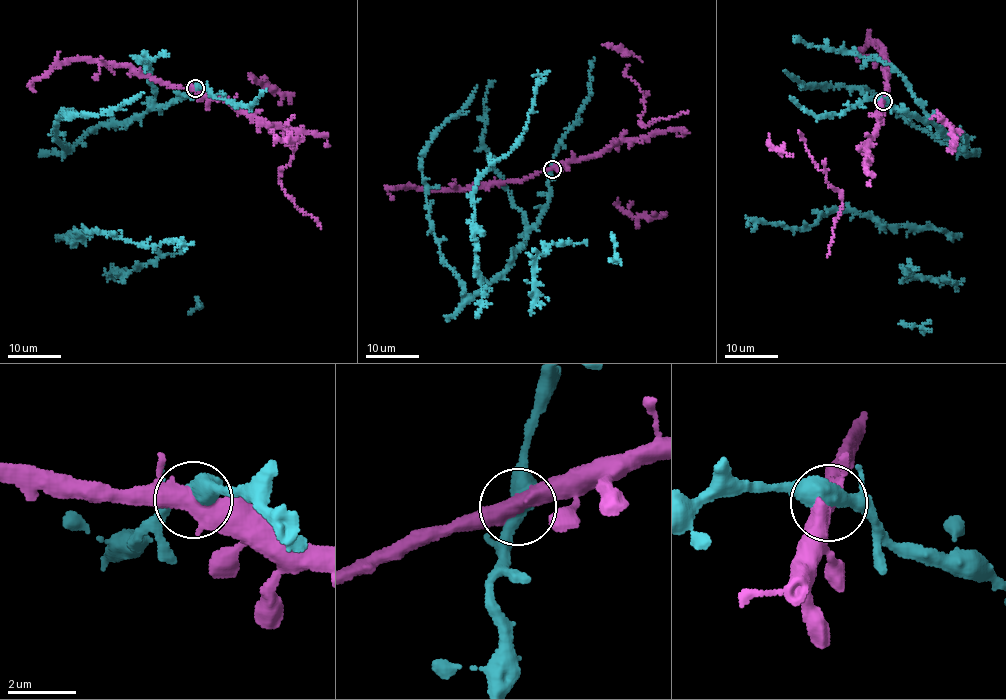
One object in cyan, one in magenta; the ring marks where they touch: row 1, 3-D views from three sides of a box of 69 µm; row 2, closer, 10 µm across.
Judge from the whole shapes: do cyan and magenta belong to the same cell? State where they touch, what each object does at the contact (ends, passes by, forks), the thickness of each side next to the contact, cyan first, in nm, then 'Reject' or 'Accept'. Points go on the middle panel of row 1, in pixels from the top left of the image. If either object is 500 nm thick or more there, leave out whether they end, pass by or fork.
Place: (552, 169). Thickness 480 nm (cyan) against 500 nm. Reject

